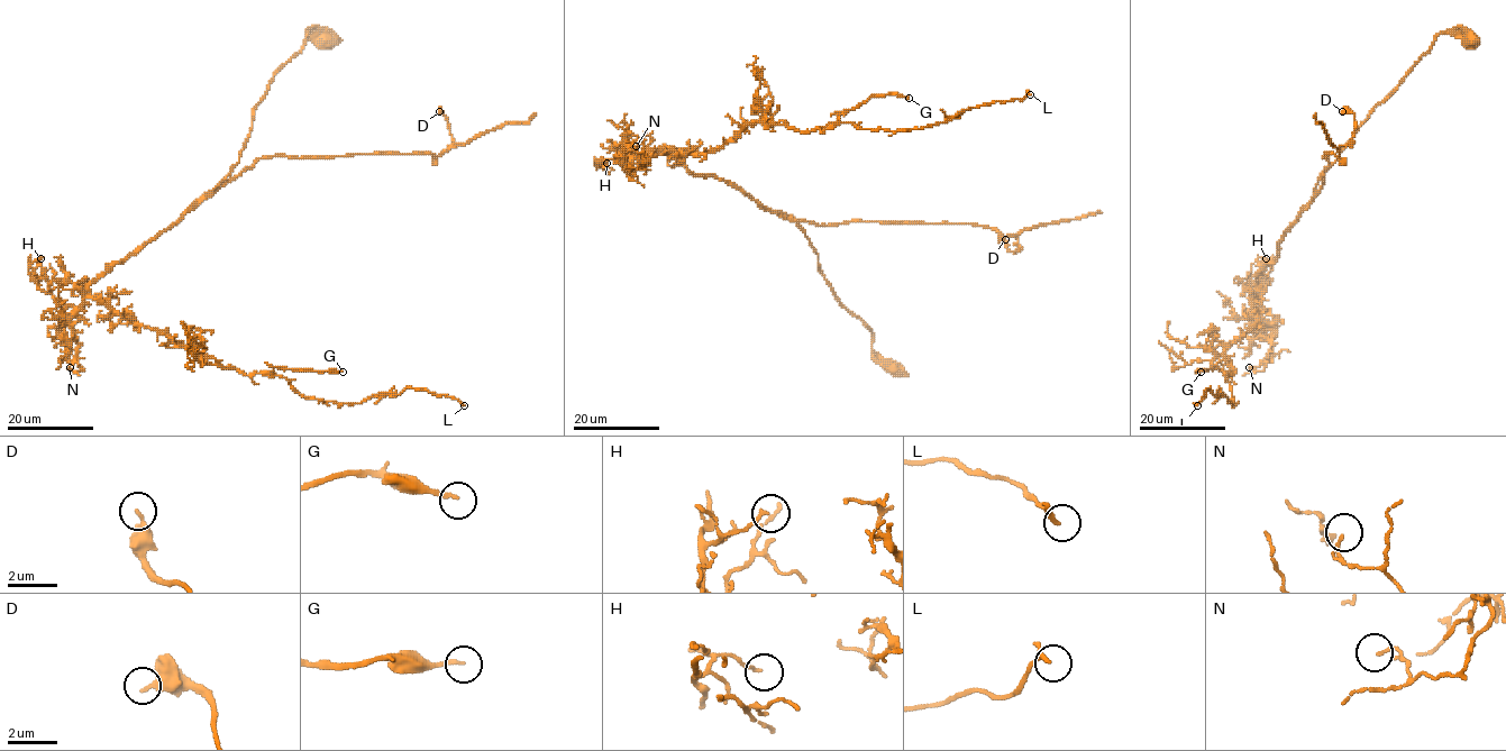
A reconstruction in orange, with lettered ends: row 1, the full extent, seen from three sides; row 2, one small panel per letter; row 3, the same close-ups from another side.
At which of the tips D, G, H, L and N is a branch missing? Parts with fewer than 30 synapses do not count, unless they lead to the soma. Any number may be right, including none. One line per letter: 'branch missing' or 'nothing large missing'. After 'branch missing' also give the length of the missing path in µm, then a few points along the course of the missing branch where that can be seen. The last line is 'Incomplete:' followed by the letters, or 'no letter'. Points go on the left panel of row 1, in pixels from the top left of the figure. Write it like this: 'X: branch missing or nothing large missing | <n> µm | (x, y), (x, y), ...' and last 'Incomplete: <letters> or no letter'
D: nothing large missing
G: nothing large missing
H: nothing large missing
L: nothing large missing
N: nothing large missing
Incomplete: no letter

